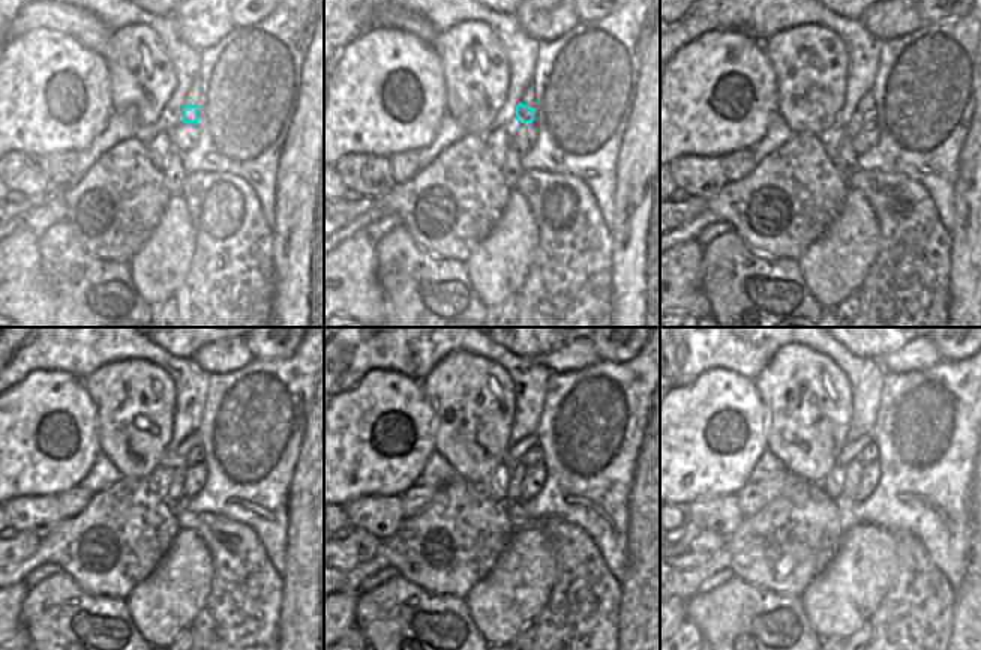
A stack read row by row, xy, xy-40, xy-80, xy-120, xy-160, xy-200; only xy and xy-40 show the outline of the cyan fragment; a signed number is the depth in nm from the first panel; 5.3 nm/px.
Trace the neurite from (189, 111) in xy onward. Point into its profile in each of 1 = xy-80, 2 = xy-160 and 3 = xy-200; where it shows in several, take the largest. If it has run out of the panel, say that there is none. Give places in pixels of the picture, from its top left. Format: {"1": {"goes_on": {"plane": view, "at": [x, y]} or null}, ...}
{"1": {"goes_on": {"plane": "xy-80", "at": [867, 120]}}, "2": {"goes_on": {"plane": "xy-160", "at": [534, 454]}}, "3": {"goes_on": {"plane": "xy-200", "at": [870, 454]}}}

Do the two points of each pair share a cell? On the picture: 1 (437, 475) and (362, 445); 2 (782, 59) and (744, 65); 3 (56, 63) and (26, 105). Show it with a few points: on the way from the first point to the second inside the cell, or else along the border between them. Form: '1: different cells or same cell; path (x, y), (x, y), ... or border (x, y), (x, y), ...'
1: different cells; border (434, 452), (413, 485)
2: different cells; border (761, 42), (776, 80), (777, 95)
3: same cell; path (50, 74), (36, 95)

